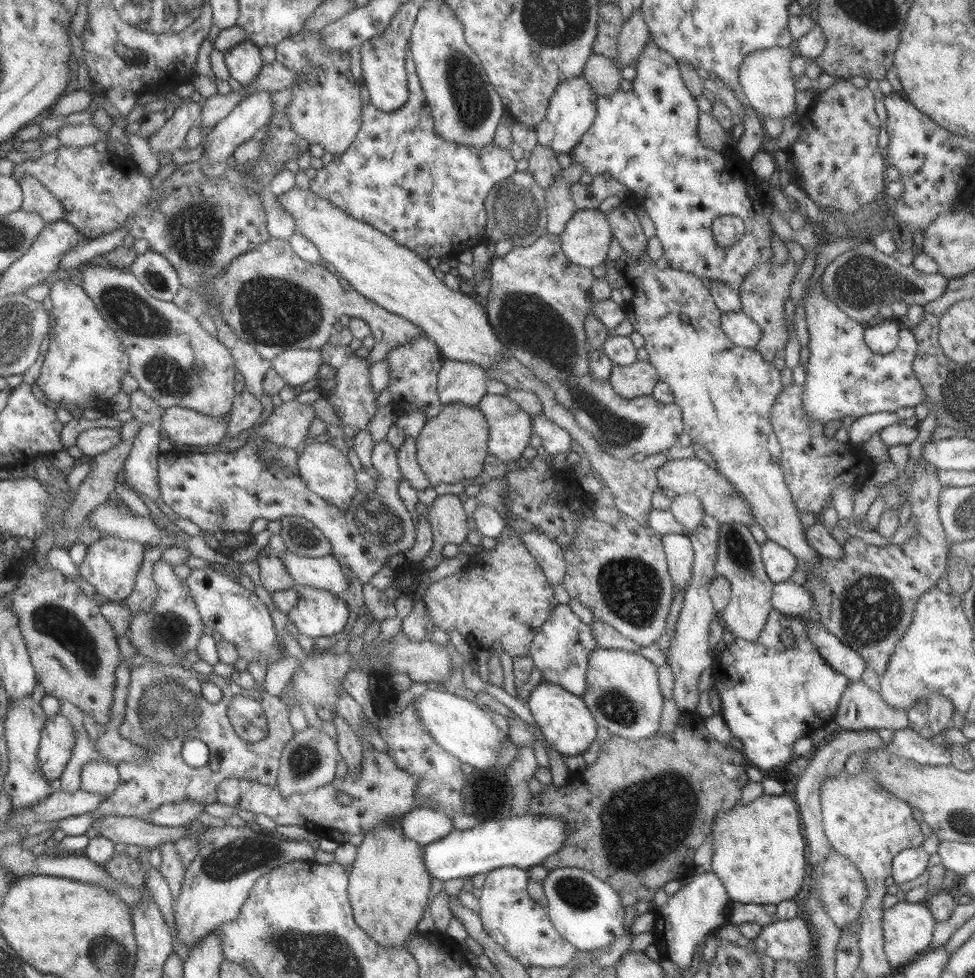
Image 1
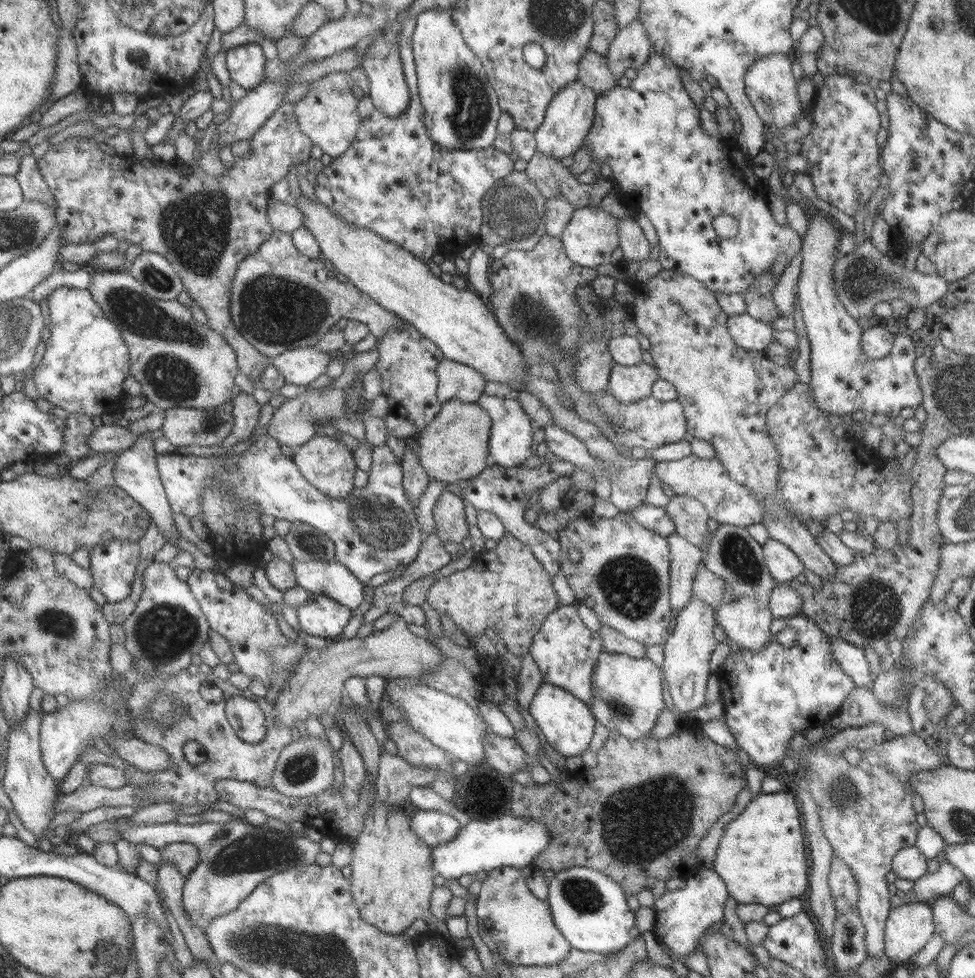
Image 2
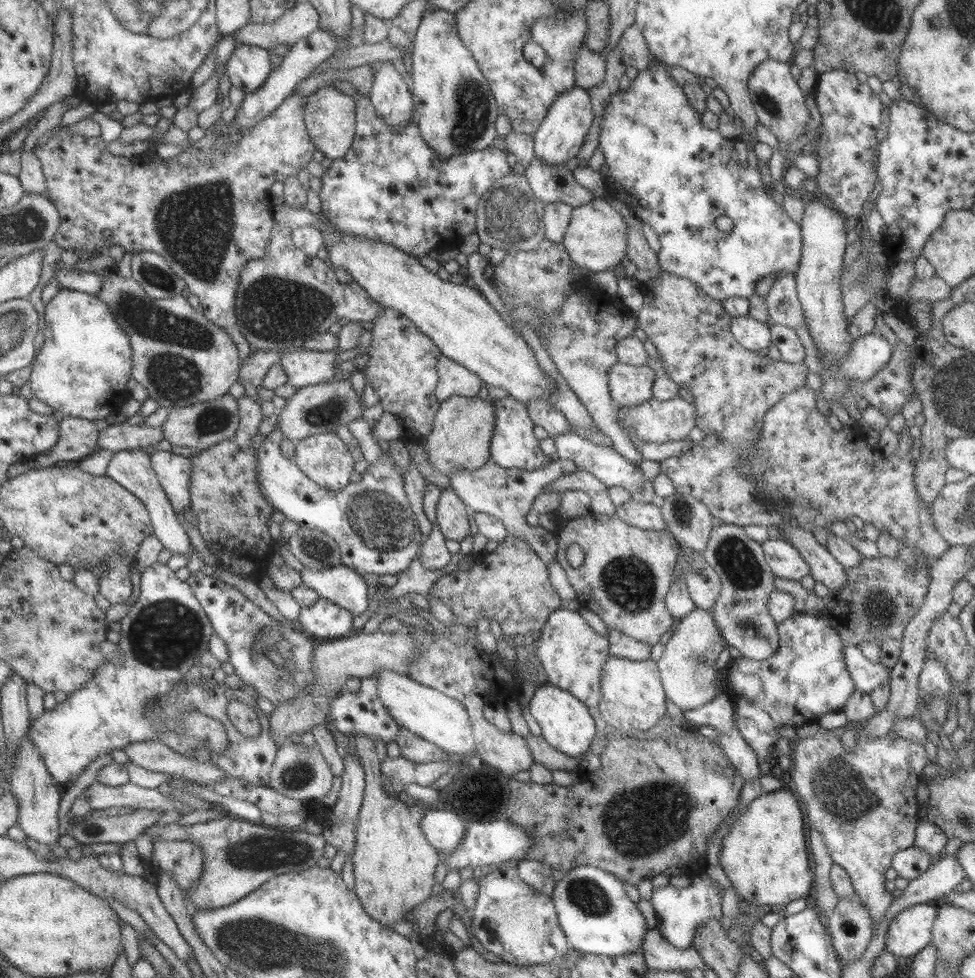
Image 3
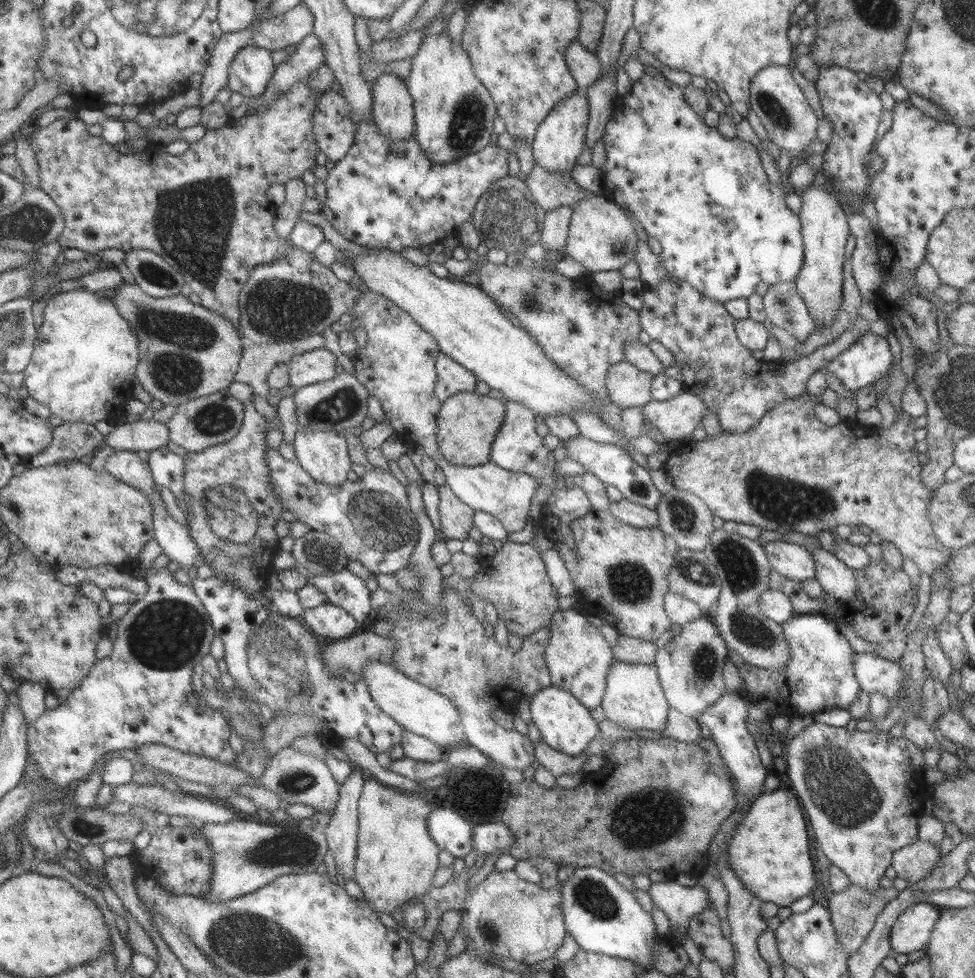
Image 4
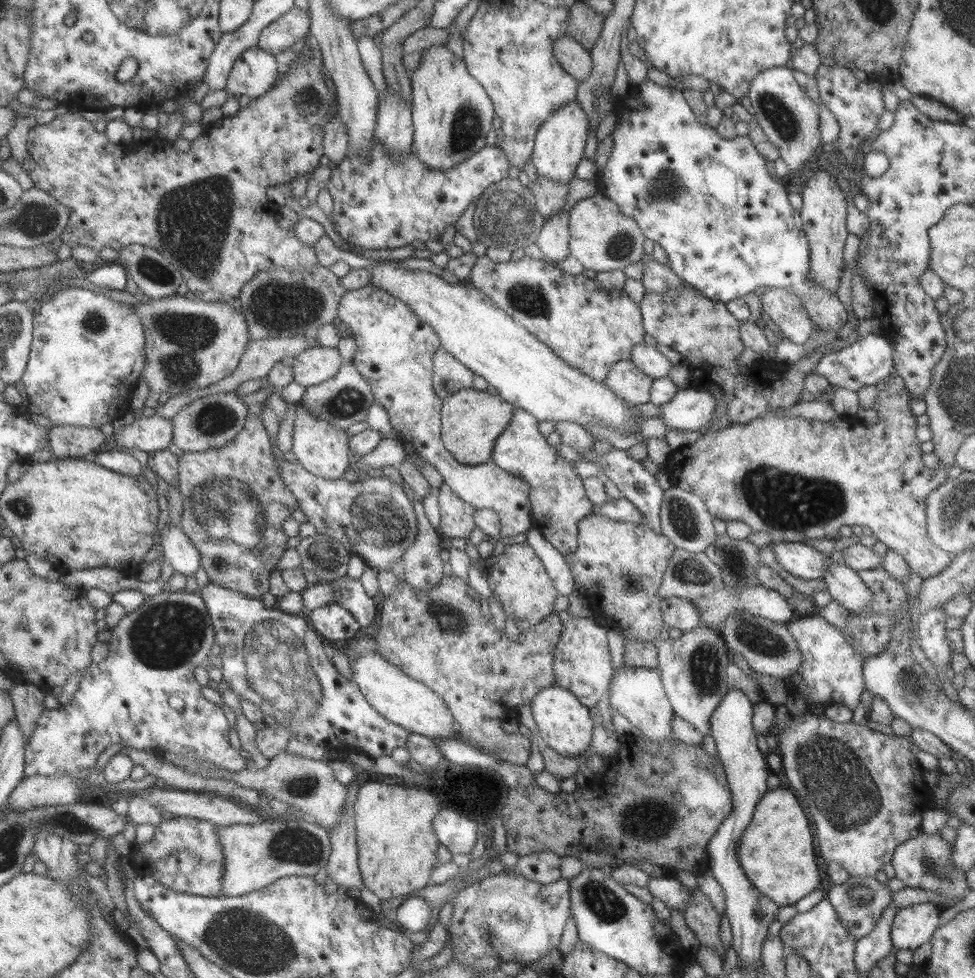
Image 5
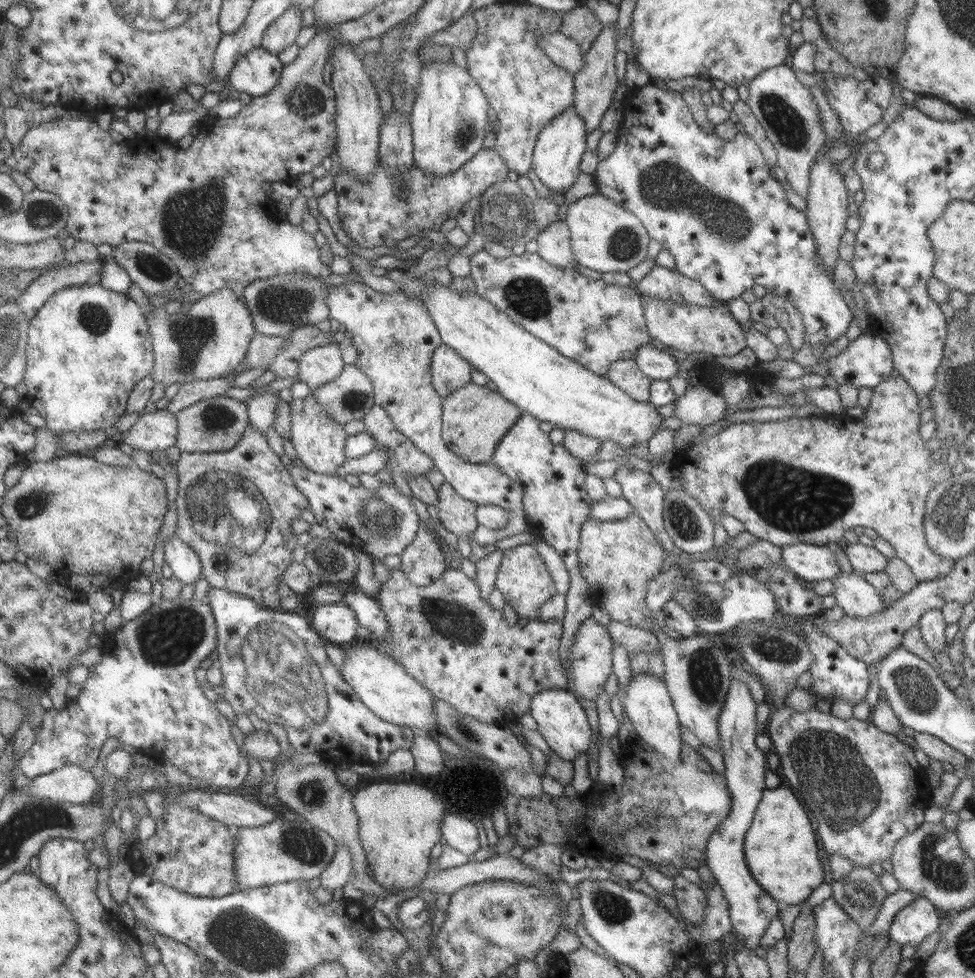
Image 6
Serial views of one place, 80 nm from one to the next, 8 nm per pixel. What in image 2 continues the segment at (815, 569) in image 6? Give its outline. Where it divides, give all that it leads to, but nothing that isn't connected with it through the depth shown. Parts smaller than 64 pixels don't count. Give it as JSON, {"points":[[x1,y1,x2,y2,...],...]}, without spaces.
{"points":[[772,538,763,543,762,555,769,575,776,584,791,582,805,570,803,564,787,546]]}

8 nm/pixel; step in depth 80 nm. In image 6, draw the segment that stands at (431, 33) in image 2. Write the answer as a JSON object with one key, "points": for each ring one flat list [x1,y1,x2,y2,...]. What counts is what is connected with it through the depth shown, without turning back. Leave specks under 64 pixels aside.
{"points":[[453,61,428,62,419,71,414,102,408,116,412,128,413,165,440,176,455,172,478,150,488,132,487,100,477,82]]}

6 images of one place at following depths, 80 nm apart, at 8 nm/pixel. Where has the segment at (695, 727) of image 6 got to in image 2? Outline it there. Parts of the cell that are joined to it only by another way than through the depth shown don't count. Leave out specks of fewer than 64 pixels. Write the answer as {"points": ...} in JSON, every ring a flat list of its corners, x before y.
{"points":[[692,594,687,604,678,610,661,644,664,652,664,659,660,666,663,680,668,684,675,712,680,716,693,713,703,706,705,683,709,674,709,658,717,643,711,632,715,624,714,608]]}

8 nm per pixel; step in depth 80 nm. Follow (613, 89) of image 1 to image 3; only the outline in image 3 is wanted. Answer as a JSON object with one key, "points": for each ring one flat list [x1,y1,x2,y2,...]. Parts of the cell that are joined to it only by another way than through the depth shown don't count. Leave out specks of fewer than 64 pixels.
{"points":[[585,44,581,45,574,60,575,85,591,89,603,83,605,76,605,55,590,51]]}

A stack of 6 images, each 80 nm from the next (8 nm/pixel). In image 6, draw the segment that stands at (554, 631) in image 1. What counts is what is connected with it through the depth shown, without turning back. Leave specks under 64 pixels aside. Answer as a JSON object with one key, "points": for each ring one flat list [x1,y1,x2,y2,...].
{"points":[[593,617,586,618,573,633,572,643,567,653,564,673,566,676,567,690,576,697,585,700,595,700,602,691,605,681,611,672,612,640,606,628,597,623]]}

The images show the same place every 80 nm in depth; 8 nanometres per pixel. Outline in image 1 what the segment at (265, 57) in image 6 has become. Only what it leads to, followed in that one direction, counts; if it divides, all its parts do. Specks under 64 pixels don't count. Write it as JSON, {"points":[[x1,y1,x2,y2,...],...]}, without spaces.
{"points":[[247,40,234,44,222,53,230,76,241,86,249,86,263,66,259,48]]}

